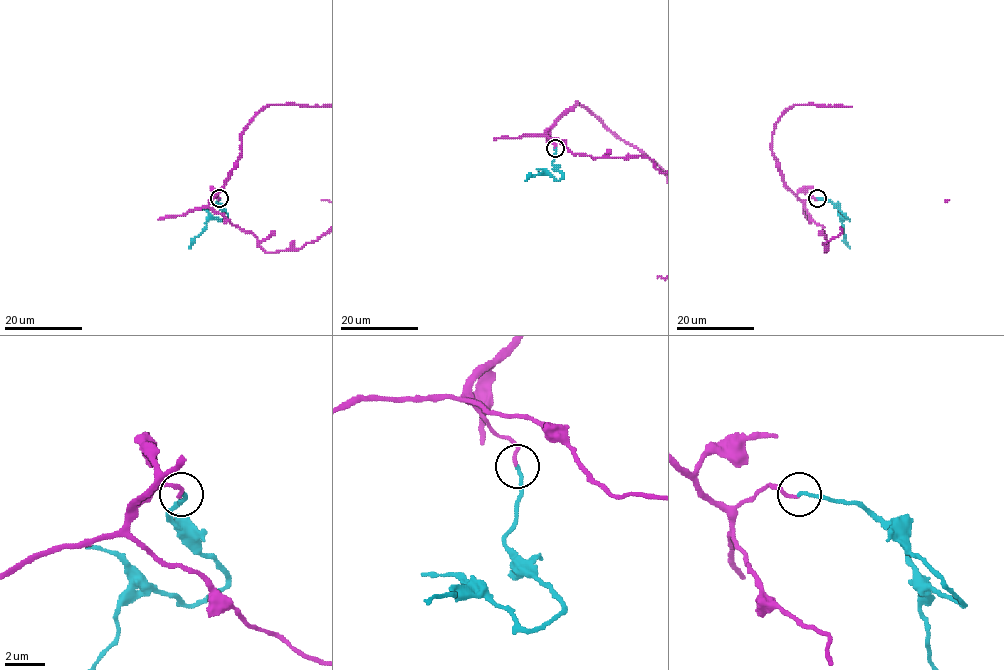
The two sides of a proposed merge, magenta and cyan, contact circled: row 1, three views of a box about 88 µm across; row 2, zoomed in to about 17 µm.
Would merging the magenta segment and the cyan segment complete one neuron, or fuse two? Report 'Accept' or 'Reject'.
Accept

